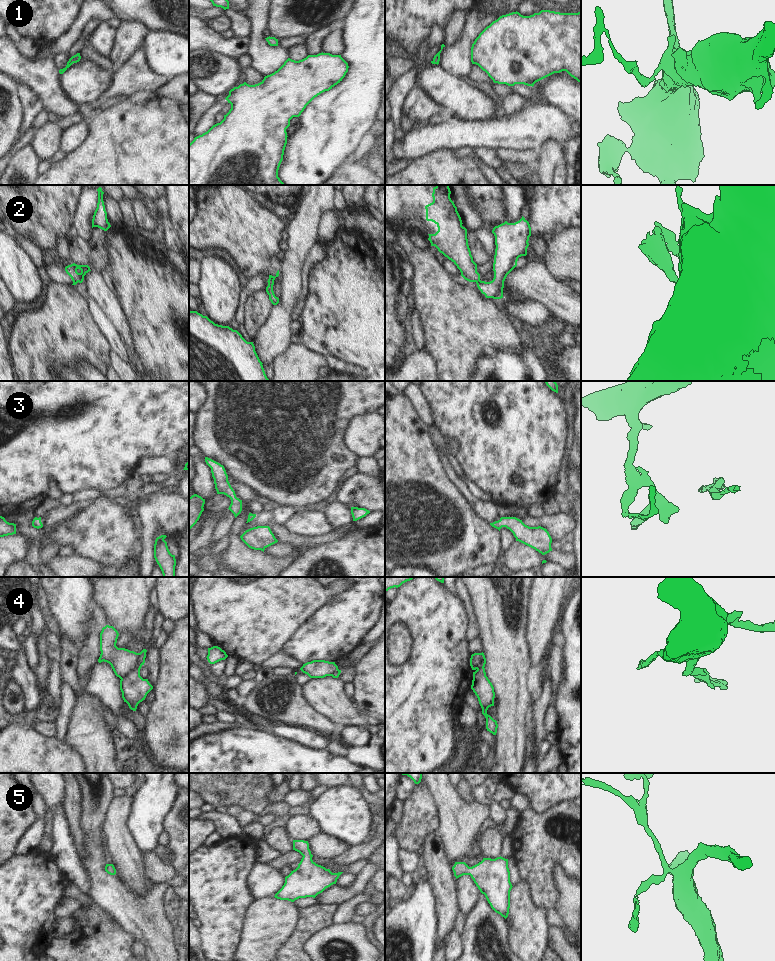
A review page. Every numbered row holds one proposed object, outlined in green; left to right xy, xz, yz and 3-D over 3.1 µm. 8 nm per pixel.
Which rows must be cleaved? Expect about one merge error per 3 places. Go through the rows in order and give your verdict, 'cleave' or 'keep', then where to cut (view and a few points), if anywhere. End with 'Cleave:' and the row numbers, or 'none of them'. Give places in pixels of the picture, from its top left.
1: keep; cut none
2: cleave; cut yz (480, 280), (476, 282)
3: keep; cut none
4: cleave; cut xy (138, 653), (136, 666), (121, 679)
5: keep; cut none
Cleave: 2, 4

